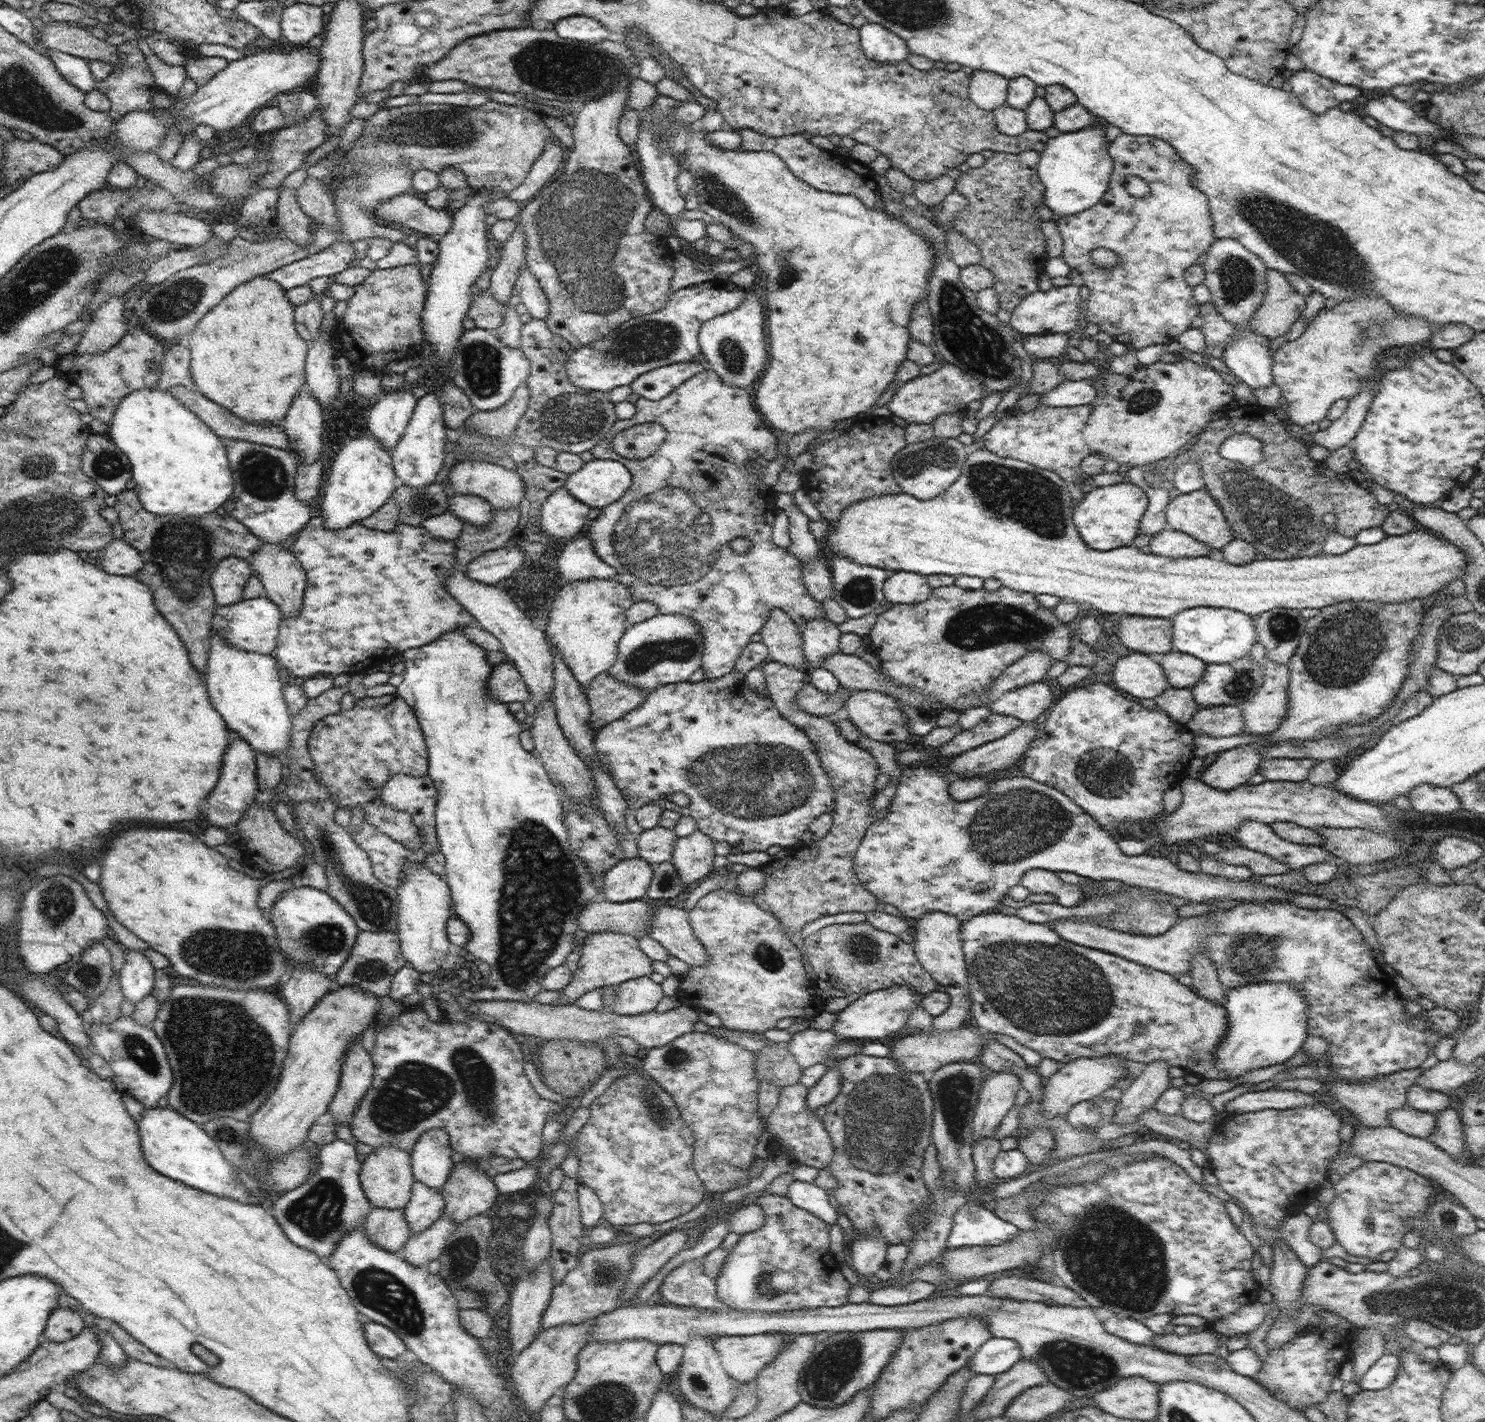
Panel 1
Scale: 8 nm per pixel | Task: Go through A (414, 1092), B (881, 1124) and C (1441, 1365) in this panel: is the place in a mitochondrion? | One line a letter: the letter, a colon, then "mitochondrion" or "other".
A: mitochondrion
B: mitochondrion
C: other

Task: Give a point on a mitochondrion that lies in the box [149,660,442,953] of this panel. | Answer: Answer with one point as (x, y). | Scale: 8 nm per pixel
(376, 906)

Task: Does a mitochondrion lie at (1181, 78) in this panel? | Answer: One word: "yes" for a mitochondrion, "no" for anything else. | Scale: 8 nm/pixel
no

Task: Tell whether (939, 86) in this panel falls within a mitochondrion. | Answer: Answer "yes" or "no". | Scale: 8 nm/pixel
no

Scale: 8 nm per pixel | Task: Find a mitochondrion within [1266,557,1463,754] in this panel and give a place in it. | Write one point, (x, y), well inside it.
(1341, 651)

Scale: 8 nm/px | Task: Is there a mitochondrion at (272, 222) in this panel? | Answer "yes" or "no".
no

